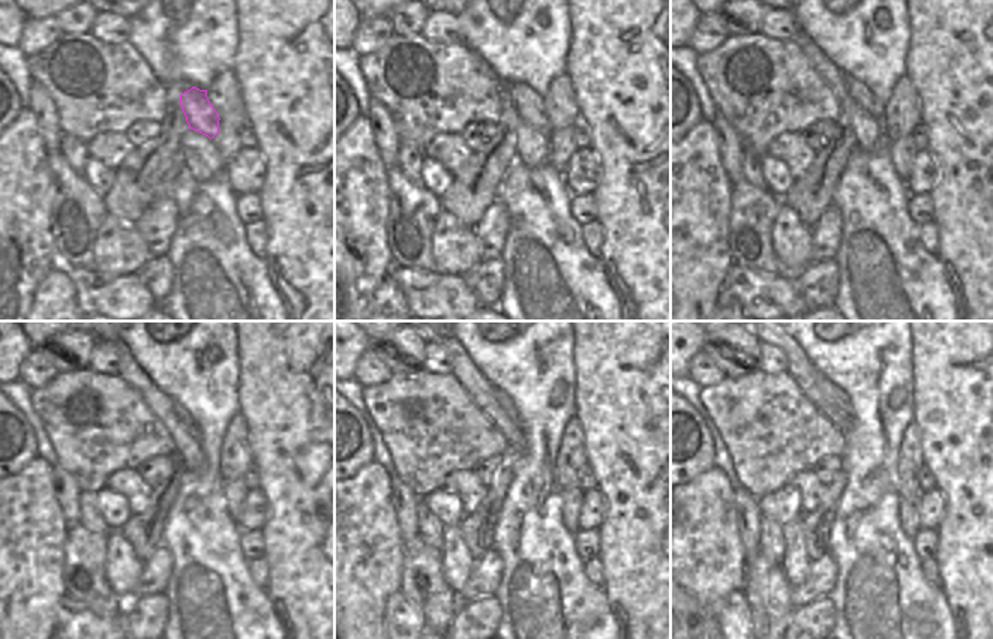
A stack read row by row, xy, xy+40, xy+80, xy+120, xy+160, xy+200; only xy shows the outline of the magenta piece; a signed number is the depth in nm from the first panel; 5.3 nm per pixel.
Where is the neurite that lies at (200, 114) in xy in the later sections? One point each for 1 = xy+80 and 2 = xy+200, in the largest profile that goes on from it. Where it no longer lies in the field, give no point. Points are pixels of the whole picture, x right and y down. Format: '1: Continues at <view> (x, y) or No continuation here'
1: Continues at xy+80 (873, 107)
2: Continues at xy+200 (827, 387)

